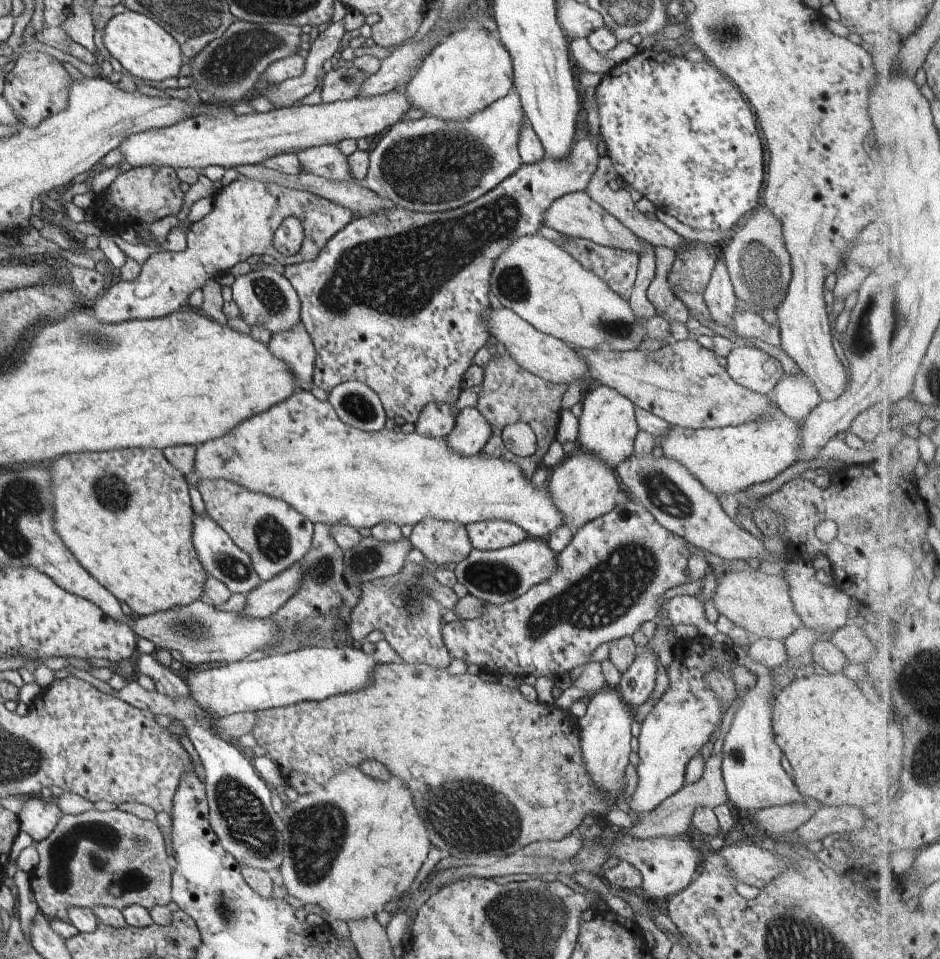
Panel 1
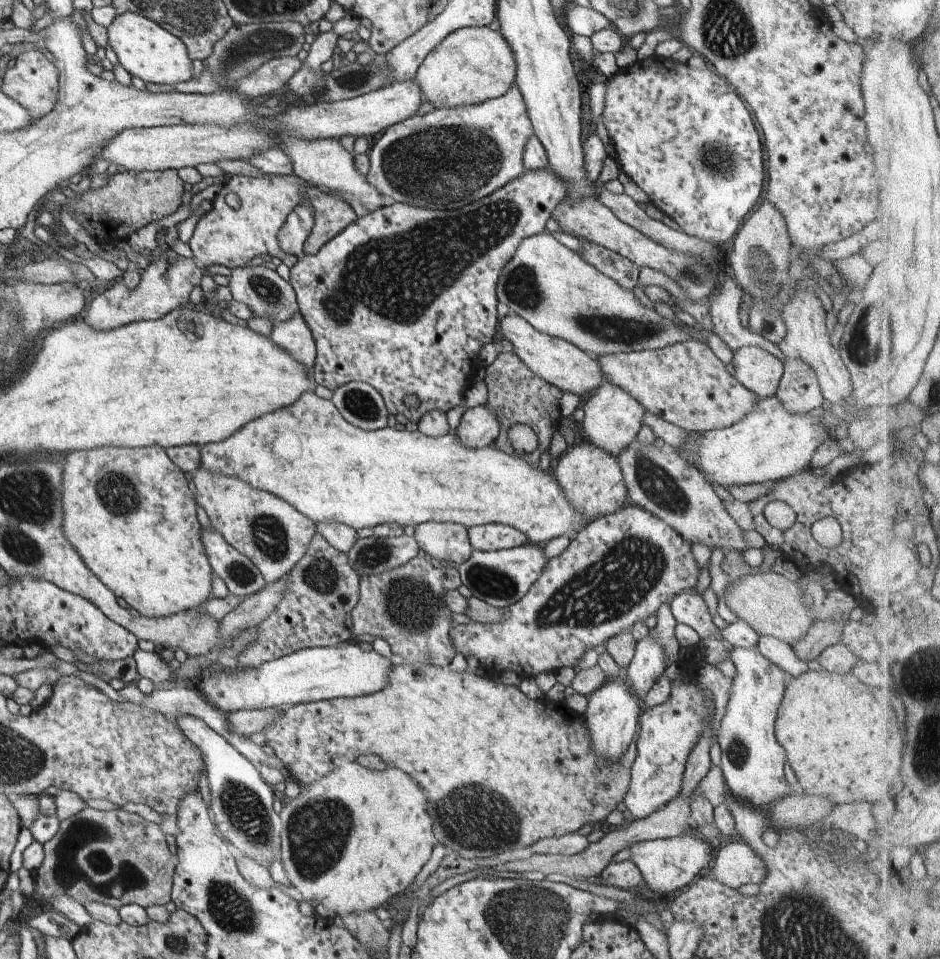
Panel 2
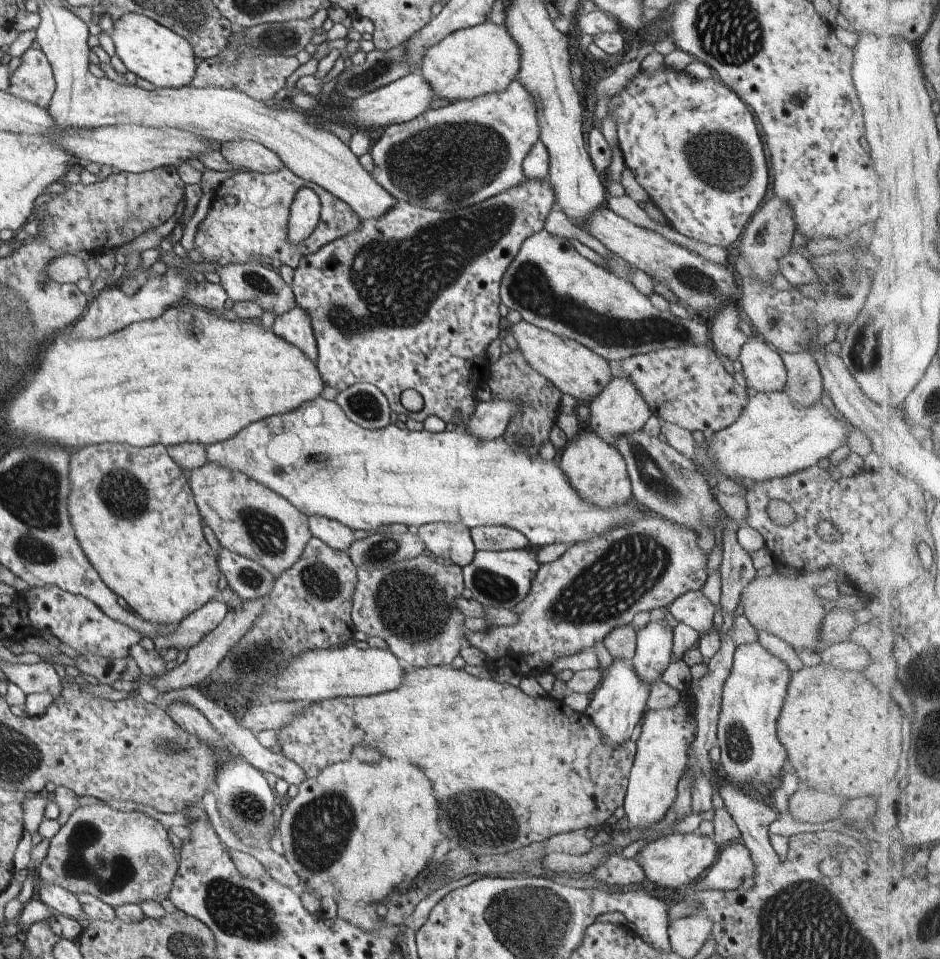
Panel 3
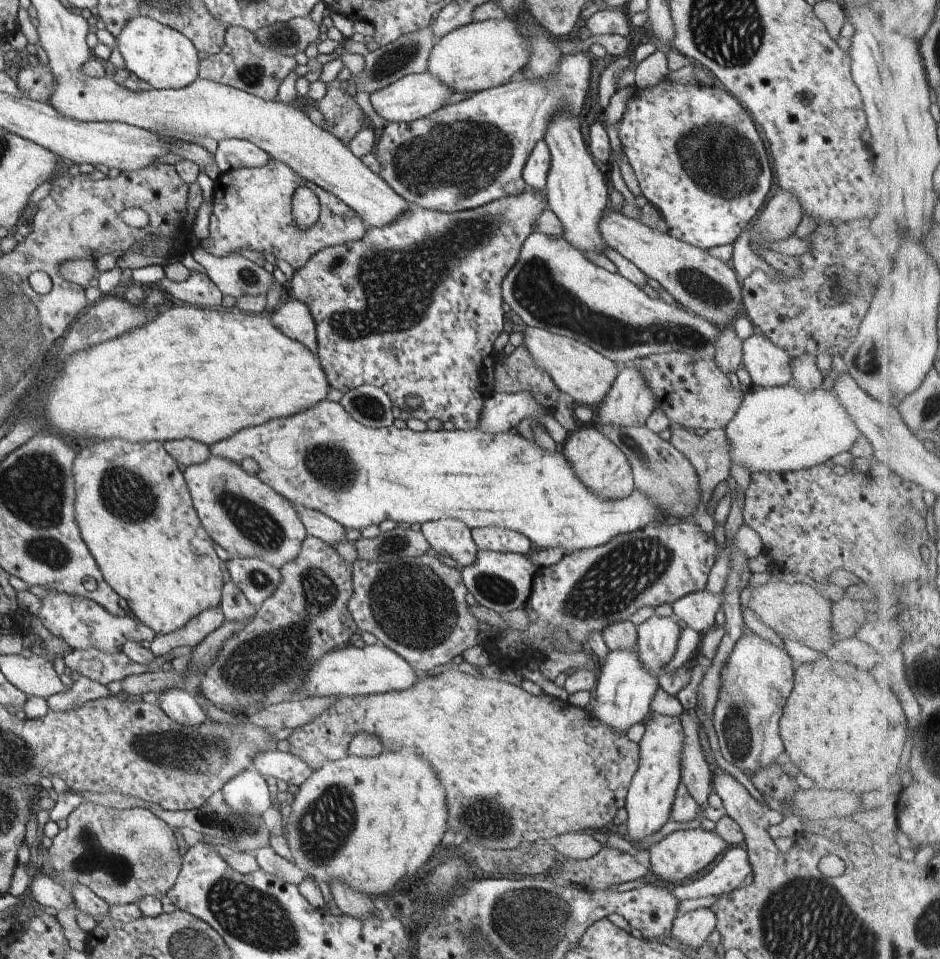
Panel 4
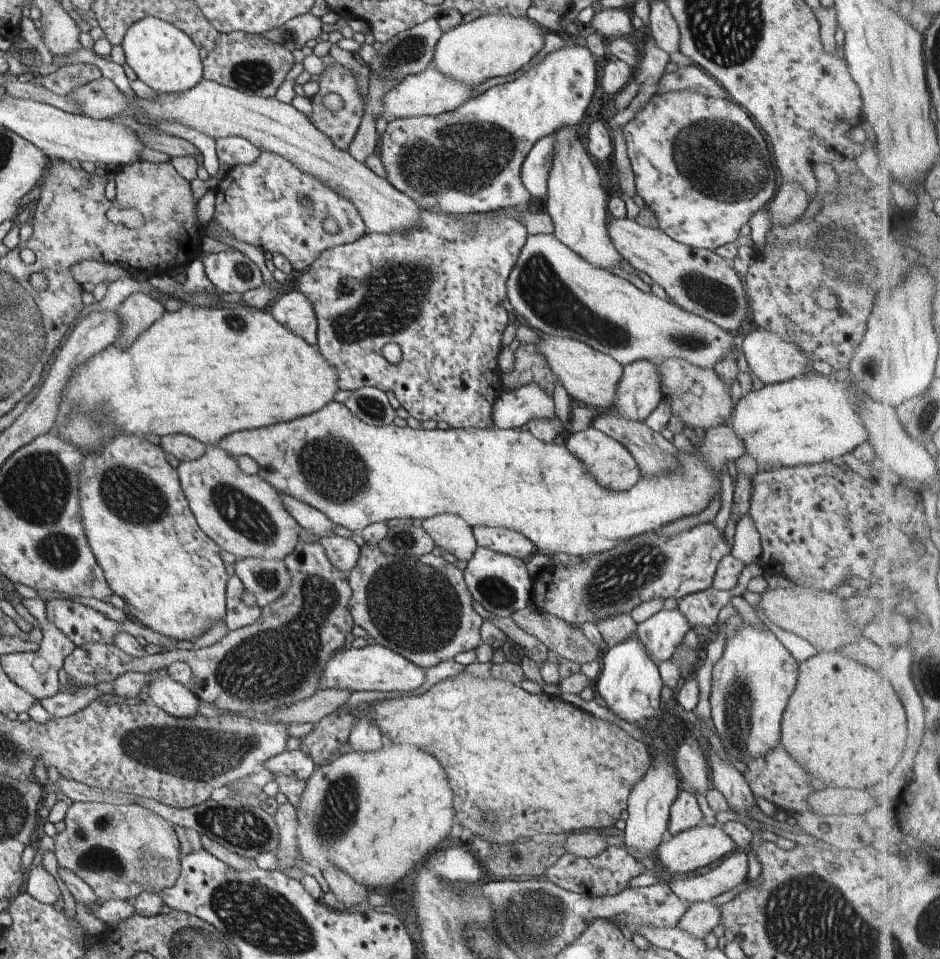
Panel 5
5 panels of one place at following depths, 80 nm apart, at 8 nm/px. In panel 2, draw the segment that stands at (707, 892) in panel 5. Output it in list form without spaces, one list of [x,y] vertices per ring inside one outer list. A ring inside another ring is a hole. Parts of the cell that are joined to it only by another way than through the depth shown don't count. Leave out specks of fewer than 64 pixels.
[[[744,840],[724,842],[714,854],[712,876],[727,887],[737,889],[752,882],[762,884],[767,866]]]

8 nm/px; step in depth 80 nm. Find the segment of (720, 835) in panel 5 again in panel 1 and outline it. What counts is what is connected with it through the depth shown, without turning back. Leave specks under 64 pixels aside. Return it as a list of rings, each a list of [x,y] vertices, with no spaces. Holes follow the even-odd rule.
[[[621,831],[615,833],[615,840],[611,844],[611,856],[619,857],[620,861],[626,861],[635,866],[642,875],[643,894],[646,898],[670,898],[684,890],[691,882],[700,854],[692,847],[692,842],[680,840],[674,837],[648,837],[637,839],[626,836],[621,838]]]

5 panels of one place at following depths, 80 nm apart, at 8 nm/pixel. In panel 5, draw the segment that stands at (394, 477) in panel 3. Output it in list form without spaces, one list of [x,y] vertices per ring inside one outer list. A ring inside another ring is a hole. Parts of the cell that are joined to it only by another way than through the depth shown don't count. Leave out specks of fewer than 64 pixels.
[[[330,401],[320,410],[310,414],[302,415],[294,420],[285,423],[274,423],[270,426],[260,427],[252,430],[238,431],[225,436],[218,444],[229,455],[234,458],[238,456],[250,456],[259,466],[258,475],[265,481],[268,481],[277,491],[288,495],[289,497],[301,500],[307,505],[313,506],[326,514],[330,520],[338,526],[349,528],[354,533],[359,533],[372,523],[386,523],[391,518],[398,518],[401,522],[410,522],[414,518],[420,520],[429,519],[436,515],[448,513],[449,515],[458,515],[463,518],[471,527],[506,527],[513,531],[522,533],[529,538],[537,552],[546,555],[555,555],[556,553],[566,553],[575,557],[587,557],[596,553],[601,553],[617,545],[617,542],[626,540],[648,531],[657,532],[670,522],[697,514],[704,510],[713,496],[718,492],[720,481],[709,465],[699,461],[691,455],[679,452],[681,458],[681,472],[670,472],[664,477],[655,477],[654,479],[640,479],[630,490],[611,491],[601,487],[587,472],[584,465],[566,448],[565,445],[545,443],[538,440],[526,428],[520,429],[494,429],[494,428],[465,428],[465,429],[412,429],[410,427],[398,427],[394,423],[388,426],[372,426],[362,422],[357,416],[354,416],[344,403]]]

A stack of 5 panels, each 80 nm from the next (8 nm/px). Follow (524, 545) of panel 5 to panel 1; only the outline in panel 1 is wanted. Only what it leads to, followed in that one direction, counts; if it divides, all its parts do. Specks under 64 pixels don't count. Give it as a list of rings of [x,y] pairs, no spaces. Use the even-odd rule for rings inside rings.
[[[498,519],[475,522],[465,526],[471,545],[481,551],[514,546],[526,539],[527,532],[517,524]]]

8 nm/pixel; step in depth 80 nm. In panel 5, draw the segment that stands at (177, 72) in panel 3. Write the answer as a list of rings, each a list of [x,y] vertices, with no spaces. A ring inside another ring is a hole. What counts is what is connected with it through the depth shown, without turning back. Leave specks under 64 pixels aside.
[[[144,17],[134,22],[126,31],[121,46],[125,62],[142,80],[157,93],[177,93],[196,86],[203,78],[203,64],[199,48],[176,25],[156,17]]]

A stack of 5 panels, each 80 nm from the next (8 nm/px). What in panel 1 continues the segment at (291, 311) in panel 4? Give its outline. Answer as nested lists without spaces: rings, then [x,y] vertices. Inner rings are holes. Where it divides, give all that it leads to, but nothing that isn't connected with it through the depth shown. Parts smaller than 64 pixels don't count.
[[[301,322],[289,331],[271,334],[267,347],[276,358],[289,366],[298,389],[312,389],[316,351]]]

